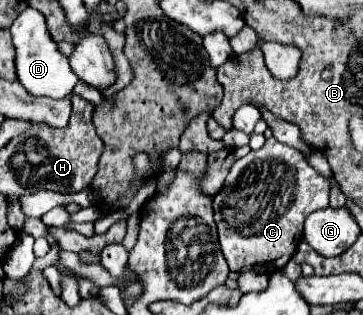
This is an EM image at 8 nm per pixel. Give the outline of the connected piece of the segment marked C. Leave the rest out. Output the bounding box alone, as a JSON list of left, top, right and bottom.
[213,138,329,274]

